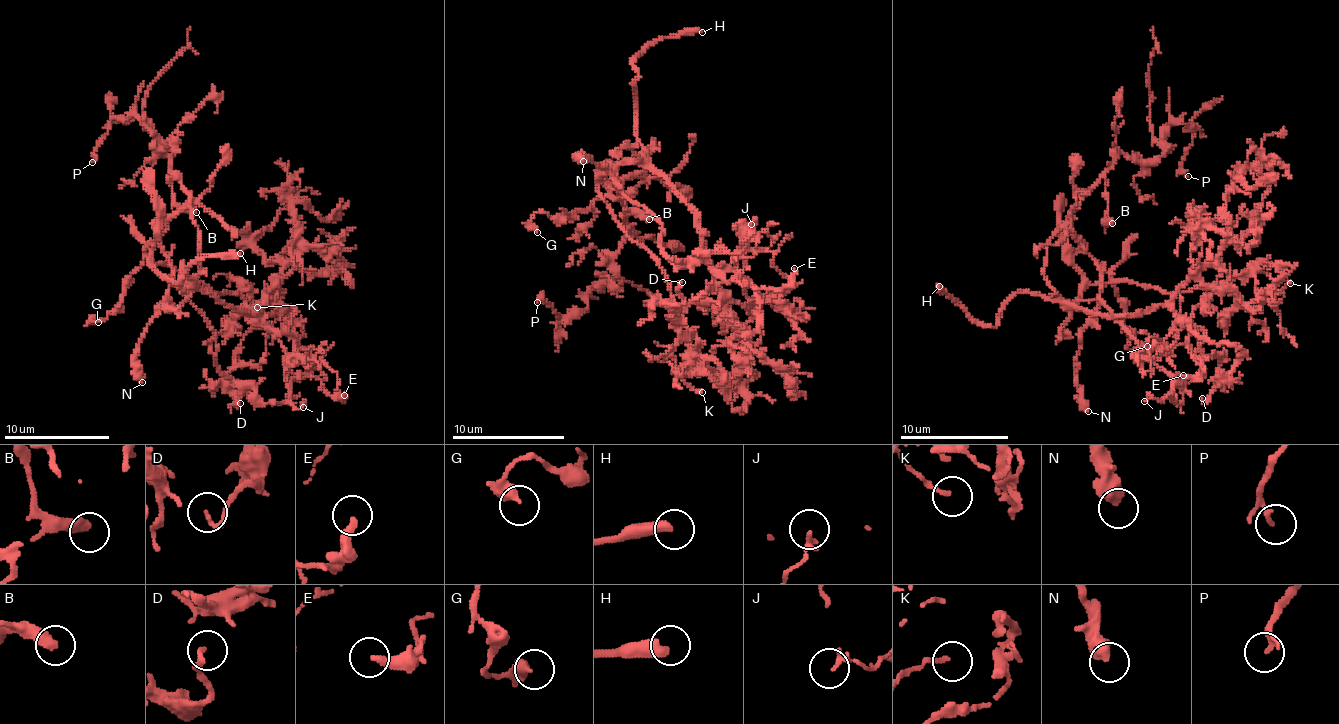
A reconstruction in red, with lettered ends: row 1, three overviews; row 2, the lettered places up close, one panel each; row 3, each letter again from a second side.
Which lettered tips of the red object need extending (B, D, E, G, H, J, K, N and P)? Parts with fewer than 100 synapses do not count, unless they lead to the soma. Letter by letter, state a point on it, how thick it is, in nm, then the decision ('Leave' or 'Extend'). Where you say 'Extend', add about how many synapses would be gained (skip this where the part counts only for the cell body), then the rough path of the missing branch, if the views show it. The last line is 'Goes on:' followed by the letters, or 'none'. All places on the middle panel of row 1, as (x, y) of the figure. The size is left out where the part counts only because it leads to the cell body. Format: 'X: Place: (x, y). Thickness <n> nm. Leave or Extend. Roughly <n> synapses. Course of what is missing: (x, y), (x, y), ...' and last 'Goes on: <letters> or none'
B: Place: (649, 219). Thickness 440 nm. Leave
D: Place: (682, 282). Thickness 120 nm. Leave
E: Place: (794, 268). Thickness 280 nm. Leave
G: Place: (537, 232). Thickness 300 nm. Leave
H: Place: (702, 32). Thickness 440 nm. Extend
J: Place: (751, 224). Thickness 240 nm. Leave
K: Place: (702, 392). Thickness 150 nm. Leave
N: Place: (583, 161). Thickness 550 nm. Leave
P: Place: (537, 302). Thickness 130 nm. Leave
Goes on: H

